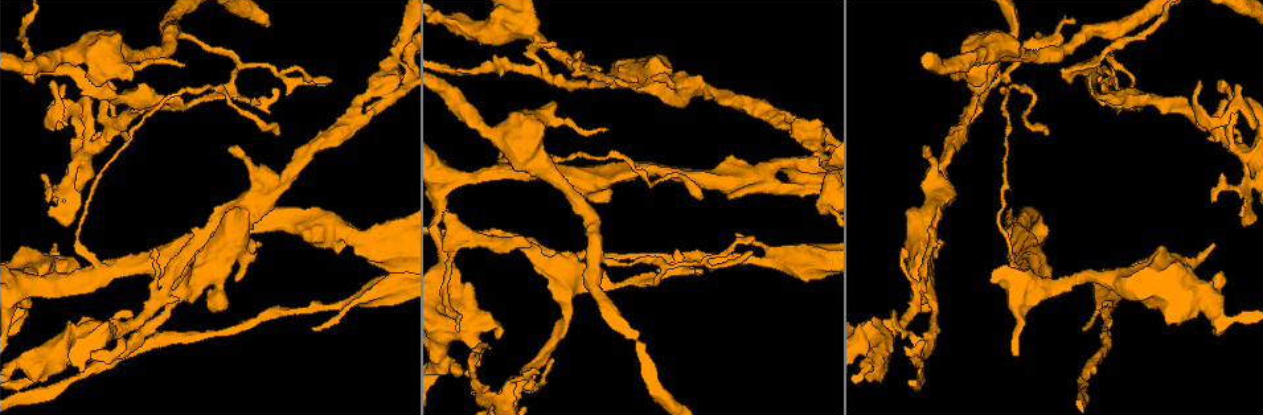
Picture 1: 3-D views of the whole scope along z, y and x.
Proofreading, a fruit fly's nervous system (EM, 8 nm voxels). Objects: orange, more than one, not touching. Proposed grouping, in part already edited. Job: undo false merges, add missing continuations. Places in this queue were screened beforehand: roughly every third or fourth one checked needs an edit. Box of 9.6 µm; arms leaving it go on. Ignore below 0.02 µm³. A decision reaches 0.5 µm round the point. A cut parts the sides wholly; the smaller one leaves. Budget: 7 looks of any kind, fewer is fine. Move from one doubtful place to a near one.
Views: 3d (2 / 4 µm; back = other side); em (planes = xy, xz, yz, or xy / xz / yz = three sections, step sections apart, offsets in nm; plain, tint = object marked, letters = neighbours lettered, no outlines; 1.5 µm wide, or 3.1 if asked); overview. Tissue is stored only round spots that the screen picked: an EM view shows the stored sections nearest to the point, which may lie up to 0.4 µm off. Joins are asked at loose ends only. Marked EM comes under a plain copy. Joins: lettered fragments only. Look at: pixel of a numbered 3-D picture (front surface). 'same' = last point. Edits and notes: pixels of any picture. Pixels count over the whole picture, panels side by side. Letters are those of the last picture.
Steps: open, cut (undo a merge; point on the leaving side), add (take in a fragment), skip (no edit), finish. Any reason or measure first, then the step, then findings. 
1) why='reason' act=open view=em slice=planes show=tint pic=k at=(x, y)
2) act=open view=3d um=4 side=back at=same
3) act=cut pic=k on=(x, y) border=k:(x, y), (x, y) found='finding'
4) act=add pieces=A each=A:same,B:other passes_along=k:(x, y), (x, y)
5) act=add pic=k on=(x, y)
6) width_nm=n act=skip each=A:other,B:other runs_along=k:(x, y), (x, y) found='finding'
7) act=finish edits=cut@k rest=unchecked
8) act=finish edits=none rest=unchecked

why='arms part here' act=open view=em slice=xy step=4 show=tint pic=1 at=(1114, 63)

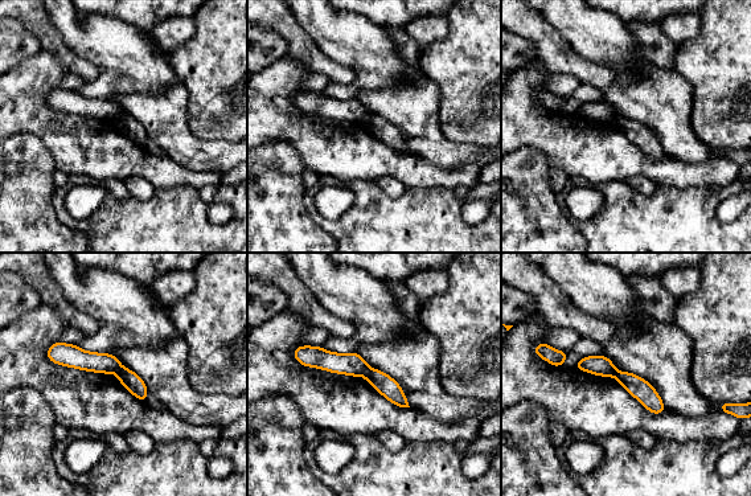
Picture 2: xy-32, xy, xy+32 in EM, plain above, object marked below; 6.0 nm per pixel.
why='another direction' act=open view=em slice=planes show=letters at=same

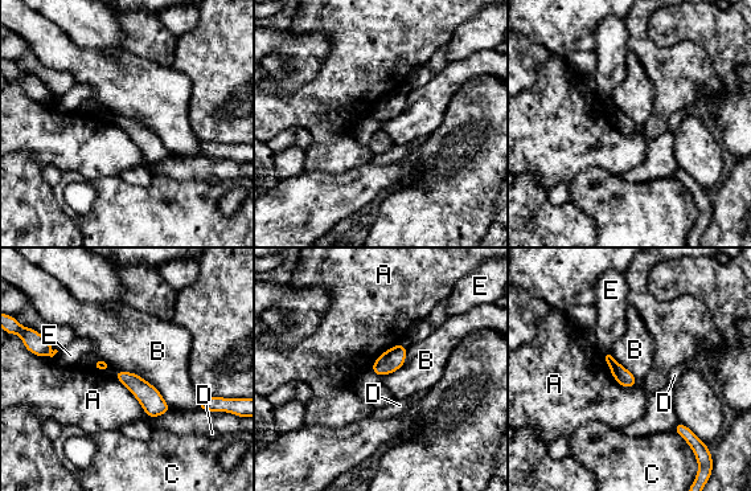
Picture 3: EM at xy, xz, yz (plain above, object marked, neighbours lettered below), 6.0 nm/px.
act=cut pic=3 on=(624, 377) each=A:other,B:other,C:other,D:other,E:other part_leaving=3:(119, 375), (165, 408) found='a second neuron is stuck on'

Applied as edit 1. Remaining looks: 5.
why='branch stops here' act=open view=em slice=planes show=letters pic=1 at=(237, 282)

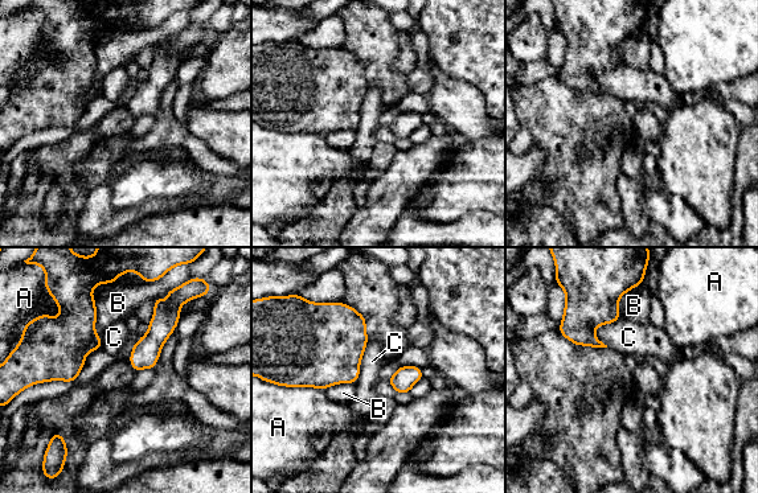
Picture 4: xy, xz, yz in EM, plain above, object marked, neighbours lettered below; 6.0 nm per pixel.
width_nm=170 longest_contact=B:240nm act=skip each=A:other,B:other,C:other found='none of them fits'

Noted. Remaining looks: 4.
why='sharp bend' act=open view=em slice=planes show=tint pic=1 at=(228, 96)

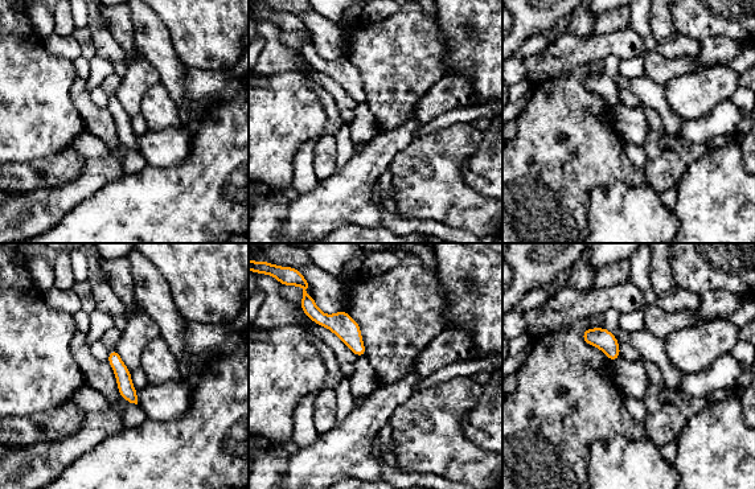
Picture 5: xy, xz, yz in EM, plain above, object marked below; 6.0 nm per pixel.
why='what lies round it' act=open view=em slice=planes show=letters at=same

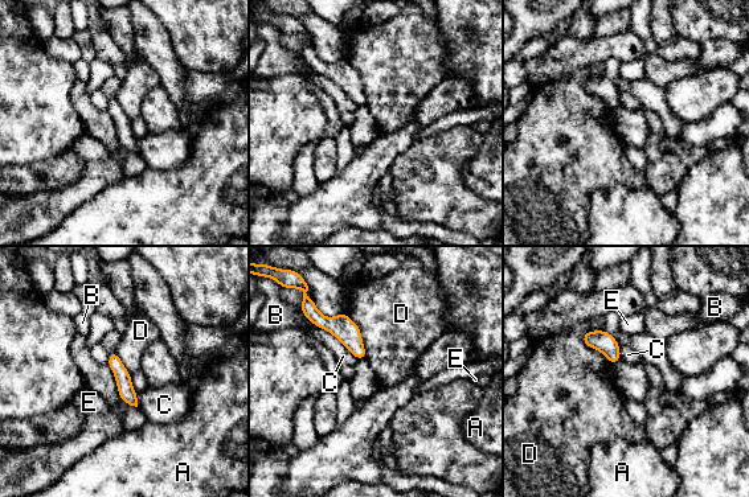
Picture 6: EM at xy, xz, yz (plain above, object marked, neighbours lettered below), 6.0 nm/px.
act=skip each=A:other,B:other,C:other,D:other,E:other runs_along=6:(113, 356), (126, 393), (134, 402) found='continuous, no second neuron'

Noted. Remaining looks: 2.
act=finish edits=cut@3 rest=unchecked

